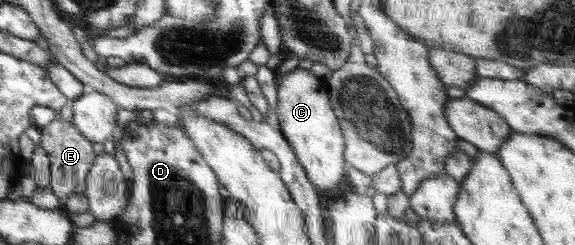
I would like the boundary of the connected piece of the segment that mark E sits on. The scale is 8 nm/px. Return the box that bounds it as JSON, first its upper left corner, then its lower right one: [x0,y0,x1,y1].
[40,118,97,203]

